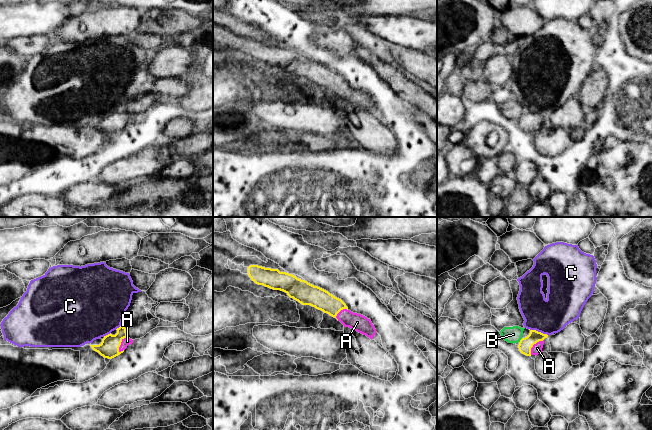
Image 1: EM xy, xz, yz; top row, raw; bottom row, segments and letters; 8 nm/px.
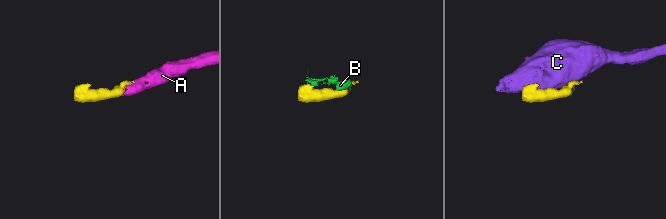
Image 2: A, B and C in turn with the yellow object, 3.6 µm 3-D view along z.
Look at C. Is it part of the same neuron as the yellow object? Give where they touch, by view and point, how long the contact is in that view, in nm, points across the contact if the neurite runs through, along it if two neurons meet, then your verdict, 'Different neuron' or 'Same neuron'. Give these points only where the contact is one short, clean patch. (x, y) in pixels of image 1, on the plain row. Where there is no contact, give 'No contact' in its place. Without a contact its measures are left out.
Touches yellow at yz (539, 108). Shared border 170 nm. Different neuron

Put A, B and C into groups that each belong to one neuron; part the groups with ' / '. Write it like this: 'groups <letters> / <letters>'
groups A / B / C

